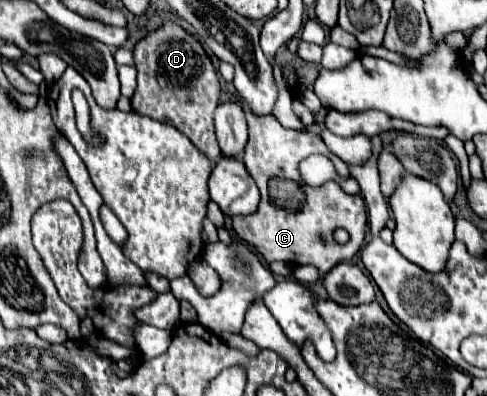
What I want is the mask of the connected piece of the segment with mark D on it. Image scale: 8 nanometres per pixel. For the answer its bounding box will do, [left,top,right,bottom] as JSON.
[131,20,223,162]

